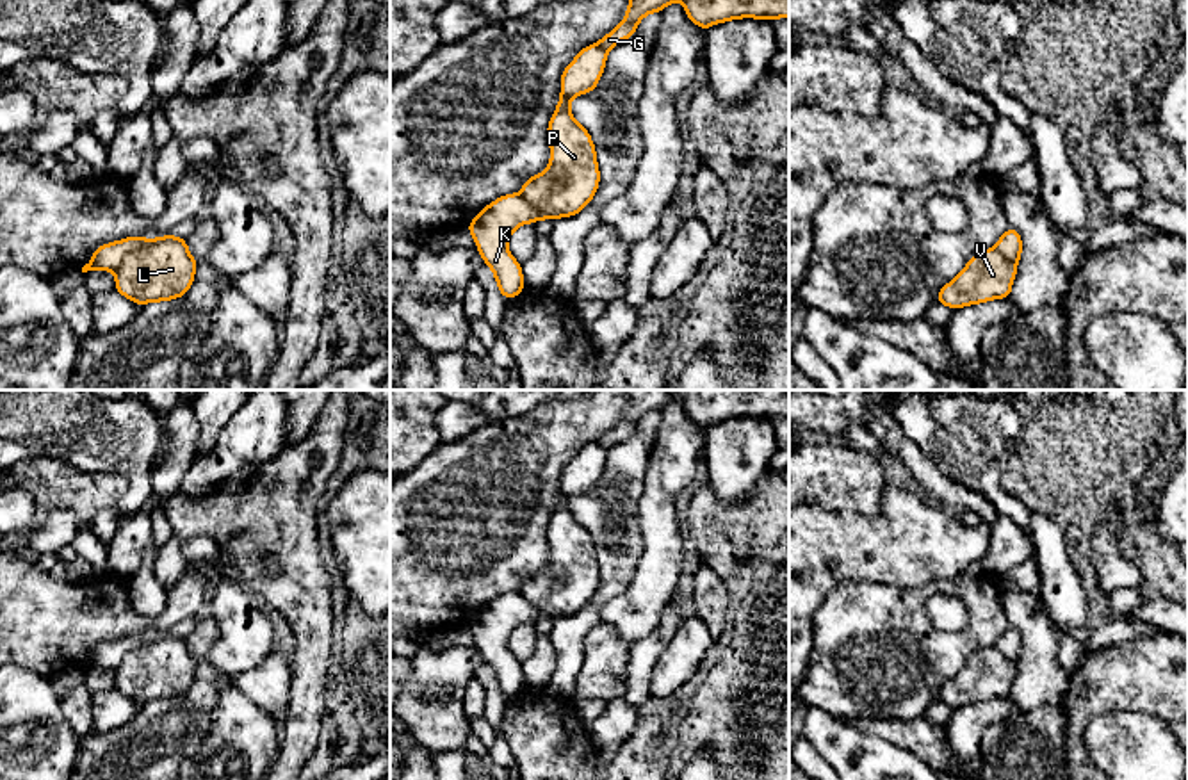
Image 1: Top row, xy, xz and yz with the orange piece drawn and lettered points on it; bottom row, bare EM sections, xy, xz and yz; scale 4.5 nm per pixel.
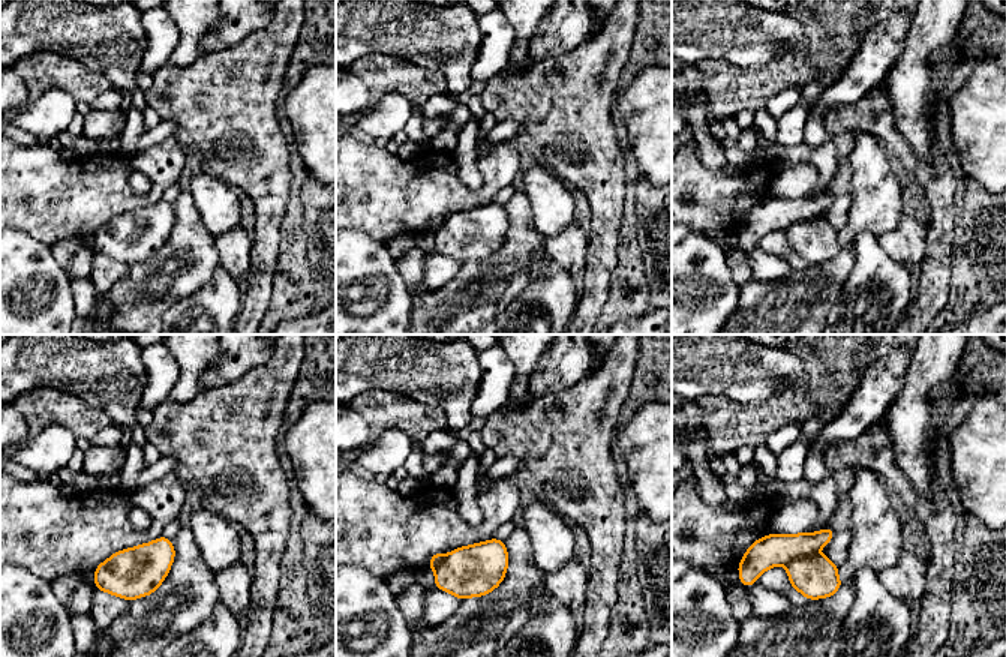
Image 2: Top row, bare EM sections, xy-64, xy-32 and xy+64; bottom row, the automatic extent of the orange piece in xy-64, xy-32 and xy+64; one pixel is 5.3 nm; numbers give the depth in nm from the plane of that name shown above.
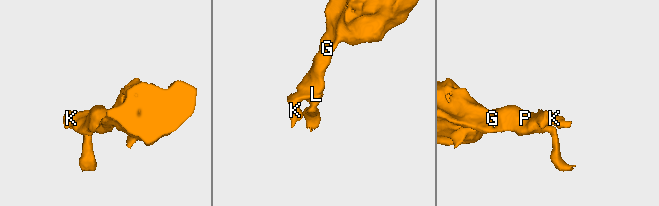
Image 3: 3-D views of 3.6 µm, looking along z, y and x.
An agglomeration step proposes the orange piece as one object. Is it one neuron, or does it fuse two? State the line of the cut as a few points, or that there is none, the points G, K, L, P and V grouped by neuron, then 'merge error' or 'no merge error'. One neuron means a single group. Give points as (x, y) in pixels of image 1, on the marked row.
cut in xy along (146, 241), (113, 271); G L P V / K; merge error

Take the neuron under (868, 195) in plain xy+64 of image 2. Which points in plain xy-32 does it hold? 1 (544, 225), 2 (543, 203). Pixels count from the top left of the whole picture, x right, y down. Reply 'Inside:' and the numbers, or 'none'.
Inside: 1, 2

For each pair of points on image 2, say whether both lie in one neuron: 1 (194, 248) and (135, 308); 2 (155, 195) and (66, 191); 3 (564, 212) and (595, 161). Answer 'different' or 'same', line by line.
1: same
2: same
3: different

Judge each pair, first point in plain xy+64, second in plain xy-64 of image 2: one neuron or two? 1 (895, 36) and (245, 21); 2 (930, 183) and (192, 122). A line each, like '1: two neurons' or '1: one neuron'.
1: one neuron
2: one neuron

